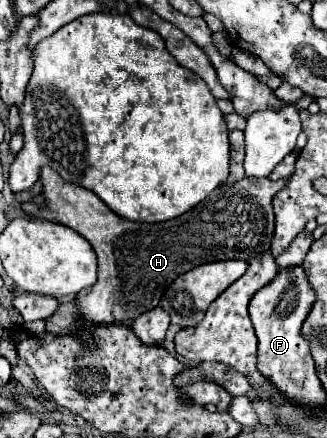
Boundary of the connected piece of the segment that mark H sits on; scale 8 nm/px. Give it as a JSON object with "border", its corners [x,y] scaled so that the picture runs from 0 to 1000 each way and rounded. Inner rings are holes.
{"border":[[[156,386],[125,390],[125,413],[131,413],[131,445],[144,454],[144,473],[119,477],[101,463],[76,463],[70,477],[76,486],[119,486],[131,500],[156,500],[168,509],[193,509],[217,523],[229,523],[242,537],[254,537],[291,568],[297,591],[303,591],[303,637],[291,651],[272,660],[248,660],[229,678],[229,696],[242,705],[242,747],[235,747],[235,774],[260,788],[266,801],[291,797],[291,769],[278,765],[278,747],[303,742],[401,742],[401,728],[419,728],[431,715],[462,710],[468,701],[486,696],[486,683],[498,664],[535,642],[554,623],[584,619],[590,610],[609,610],[621,600],[645,596],[688,596],[688,591],[768,591],[798,582],[804,573],[823,568],[829,541],[835,541],[835,473],[829,454],[872,427],[884,409],[853,409],[853,413],[823,413],[823,409],[786,409],[786,404],[749,404],[725,422],[676,422],[664,427],[627,459],[615,459],[602,473],[584,482],[560,486],[554,495],[535,495],[523,505],[498,509],[425,509],[425,505],[394,505],[346,486],[333,473],[315,468],[315,459],[272,432],[254,432],[242,422],[187,413],[174,395]]]}

